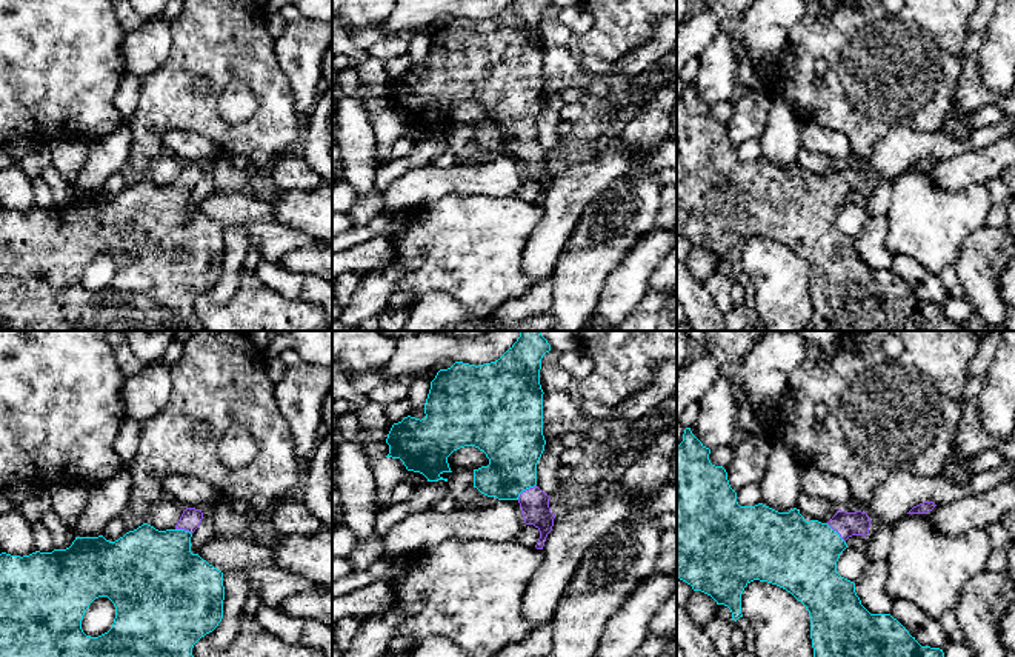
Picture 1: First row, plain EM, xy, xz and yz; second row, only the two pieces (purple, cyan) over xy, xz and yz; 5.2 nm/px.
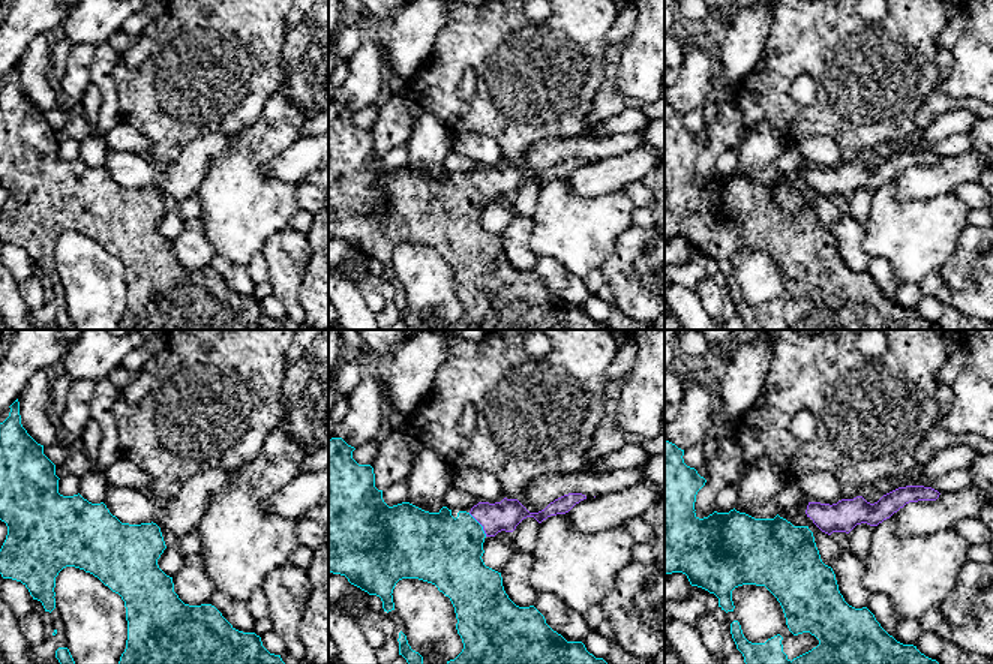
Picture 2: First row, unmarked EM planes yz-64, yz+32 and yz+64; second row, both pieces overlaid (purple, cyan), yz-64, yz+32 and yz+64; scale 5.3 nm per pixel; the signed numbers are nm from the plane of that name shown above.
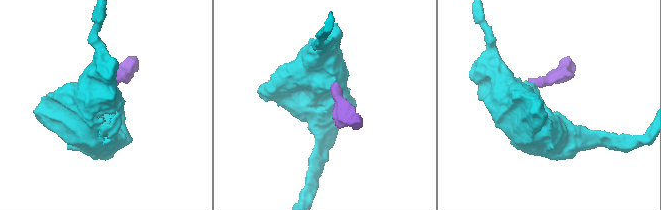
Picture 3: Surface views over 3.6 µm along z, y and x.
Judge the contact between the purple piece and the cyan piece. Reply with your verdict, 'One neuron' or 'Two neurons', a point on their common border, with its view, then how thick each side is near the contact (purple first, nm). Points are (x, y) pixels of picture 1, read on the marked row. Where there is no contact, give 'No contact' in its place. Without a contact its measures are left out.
One neuron. Touches purple at xz (526, 490). Thickness 150 nm (purple) against 300 nm

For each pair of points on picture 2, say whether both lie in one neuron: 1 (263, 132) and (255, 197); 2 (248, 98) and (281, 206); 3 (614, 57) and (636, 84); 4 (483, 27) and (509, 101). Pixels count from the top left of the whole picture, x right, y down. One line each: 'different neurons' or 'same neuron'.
1: same neuron
2: different neurons
3: different neurons
4: same neuron

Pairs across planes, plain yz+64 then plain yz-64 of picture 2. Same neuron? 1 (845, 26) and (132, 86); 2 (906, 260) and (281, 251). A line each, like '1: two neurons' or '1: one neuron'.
1: one neuron
2: two neurons

